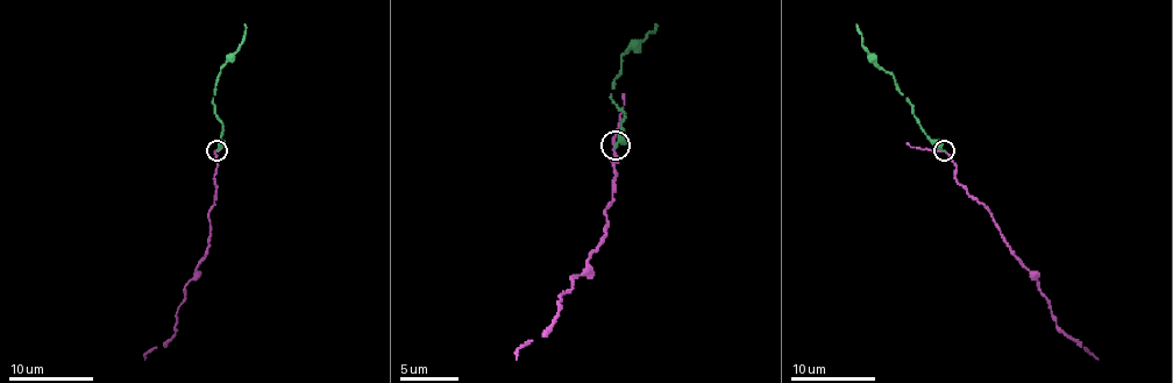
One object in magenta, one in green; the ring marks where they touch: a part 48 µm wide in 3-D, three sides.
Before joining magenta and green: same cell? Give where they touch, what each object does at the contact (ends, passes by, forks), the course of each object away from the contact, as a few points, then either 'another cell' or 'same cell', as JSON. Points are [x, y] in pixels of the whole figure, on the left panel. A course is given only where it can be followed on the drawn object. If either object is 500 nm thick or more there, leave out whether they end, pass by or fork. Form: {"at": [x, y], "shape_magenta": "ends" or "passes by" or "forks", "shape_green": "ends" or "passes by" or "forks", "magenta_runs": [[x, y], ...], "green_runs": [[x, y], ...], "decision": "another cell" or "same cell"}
{"at": [217, 150], "shape_magenta": "passes by", "shape_green": "ends", "magenta_runs": [[215, 150], [215, 199], [210, 212], [207, 254], [184, 288], [176, 333], [144, 359]], "green_runs": [[215, 150], [222, 132], [213, 100], [215, 79], [220, 69], [243, 43], [244, 25]], "decision": "same cell"}

